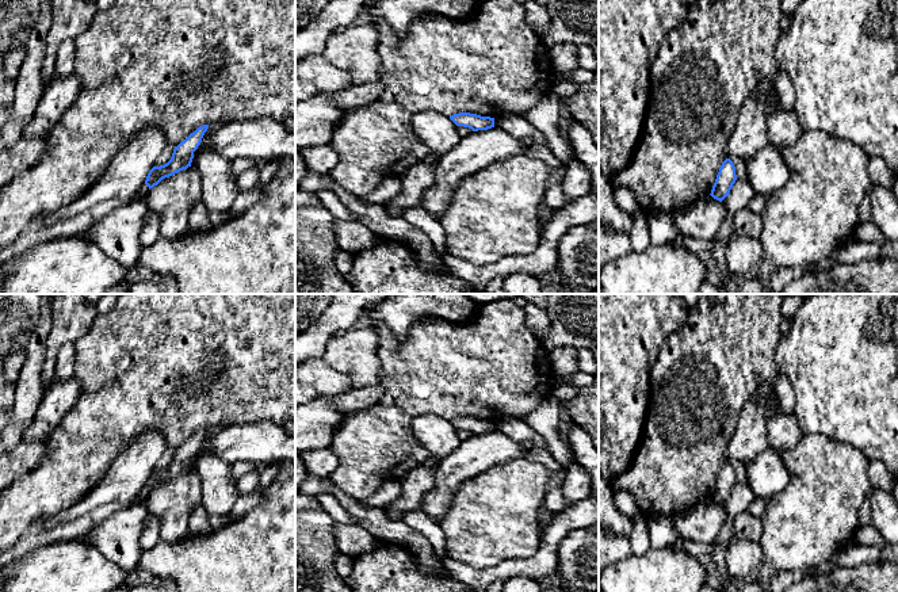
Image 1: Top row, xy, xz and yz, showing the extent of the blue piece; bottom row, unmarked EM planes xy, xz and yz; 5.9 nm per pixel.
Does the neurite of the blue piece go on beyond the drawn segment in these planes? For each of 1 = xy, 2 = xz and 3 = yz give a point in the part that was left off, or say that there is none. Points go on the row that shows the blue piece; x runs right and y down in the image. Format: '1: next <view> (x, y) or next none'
1: next none
2: next none
3: next none

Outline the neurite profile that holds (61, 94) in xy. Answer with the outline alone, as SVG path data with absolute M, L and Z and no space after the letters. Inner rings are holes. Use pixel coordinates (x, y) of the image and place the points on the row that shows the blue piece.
M72 72L56 77L46 88L23 137L46 135L60 122L64 112L73 106L81 89L81 80Z

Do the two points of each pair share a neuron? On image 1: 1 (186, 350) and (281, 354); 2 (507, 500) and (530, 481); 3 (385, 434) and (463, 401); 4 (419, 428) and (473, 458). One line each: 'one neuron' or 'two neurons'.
1: one neuron
2: one neuron
3: one neuron
4: two neurons

